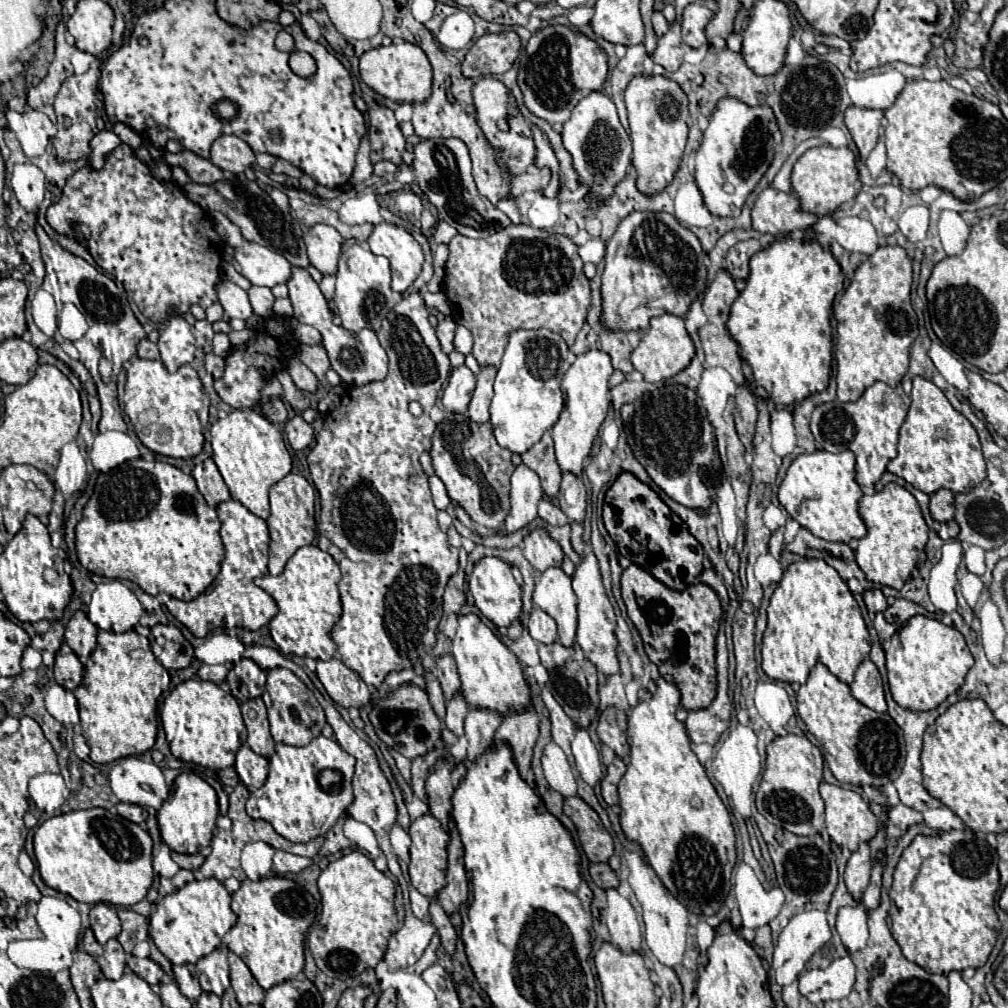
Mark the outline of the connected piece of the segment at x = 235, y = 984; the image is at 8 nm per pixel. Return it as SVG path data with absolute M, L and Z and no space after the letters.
M225 950L225 952L227 952L229 966L231 966L231 988L237 994L237 1002L241 1006L263 1004L265 990L257 984L257 980L253 978L253 974L245 966L245 962L237 954L233 954L231 950Z

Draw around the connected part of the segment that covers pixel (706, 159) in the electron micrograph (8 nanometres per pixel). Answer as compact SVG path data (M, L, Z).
M723 98L709 118L703 144L695 152L695 180L705 206L713 216L741 214L745 198L763 178L773 160L773 144L781 142L777 120L769 106L747 106L735 98Z

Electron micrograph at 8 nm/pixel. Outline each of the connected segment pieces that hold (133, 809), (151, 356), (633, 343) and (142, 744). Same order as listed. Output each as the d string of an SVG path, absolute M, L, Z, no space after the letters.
M119 802L119 804L117 804L117 812L119 812L123 818L127 818L127 820L131 820L131 822L135 822L135 824L145 822L145 814L143 814L143 808L141 808L141 806Z
M147 338L139 342L139 358L147 358L147 360L159 360L159 350L157 344L149 342Z
M603 330L601 332L601 342L603 342L603 352L607 352L611 356L613 368L621 370L623 374L633 372L631 352L639 344L639 332L611 332L611 330Z
M99 630L97 648L85 664L85 676L73 692L79 704L83 736L95 764L107 764L125 756L145 754L157 736L157 700L163 694L165 668L151 652L149 640L135 630L115 634Z

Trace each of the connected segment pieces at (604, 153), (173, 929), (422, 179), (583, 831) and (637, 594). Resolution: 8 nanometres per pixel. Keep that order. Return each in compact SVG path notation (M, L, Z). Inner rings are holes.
M591 92L571 112L571 118L563 124L563 146L573 158L573 170L579 176L579 184L587 188L587 196L595 202L609 200L625 180L631 160L631 138L623 130L617 108L611 98L603 92Z
M195 880L179 888L175 894L165 896L153 910L149 918L149 934L159 948L159 952L171 960L171 964L197 964L205 954L211 954L221 946L223 936L235 926L237 916L229 906L231 896L225 886L215 880Z
M431 138L421 140L415 146L415 162L413 172L417 176L417 184L427 196L427 200L437 208L439 218L451 224L459 234L469 238L483 238L485 234L493 234L497 230L503 230L511 226L511 220L505 212L501 212L497 206L493 206L487 198L481 198L473 184L471 176L471 160L467 146L457 138Z
M579 796L565 798L563 812L575 824L585 856L591 862L607 862L609 856L613 854L613 840L603 828L597 812L589 804L585 804Z
M631 564L621 576L621 596L627 614L641 634L649 660L659 668L659 674L673 682L681 692L683 710L707 708L715 694L715 636L721 624L721 602L707 584L691 584L683 592L675 592L655 580L643 568Z

